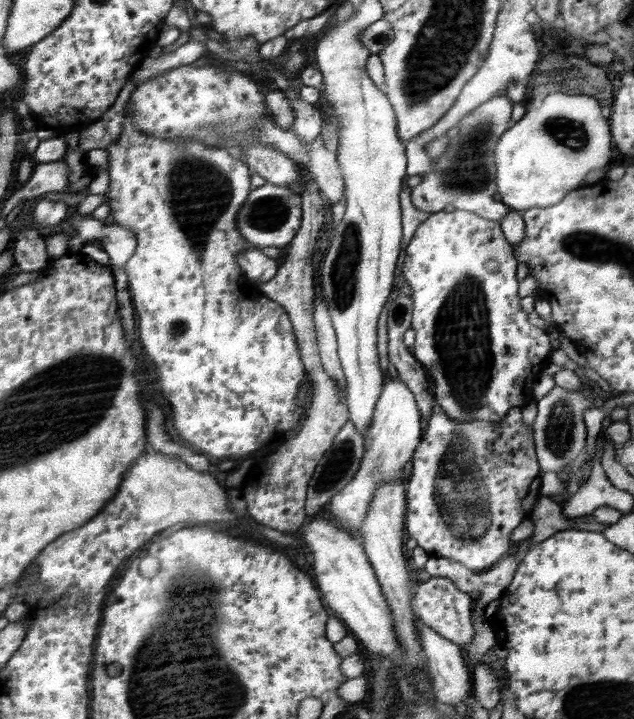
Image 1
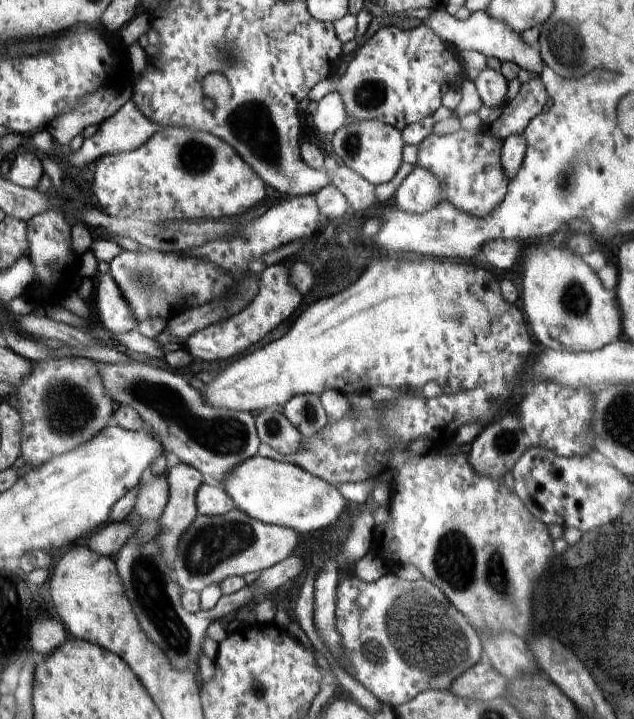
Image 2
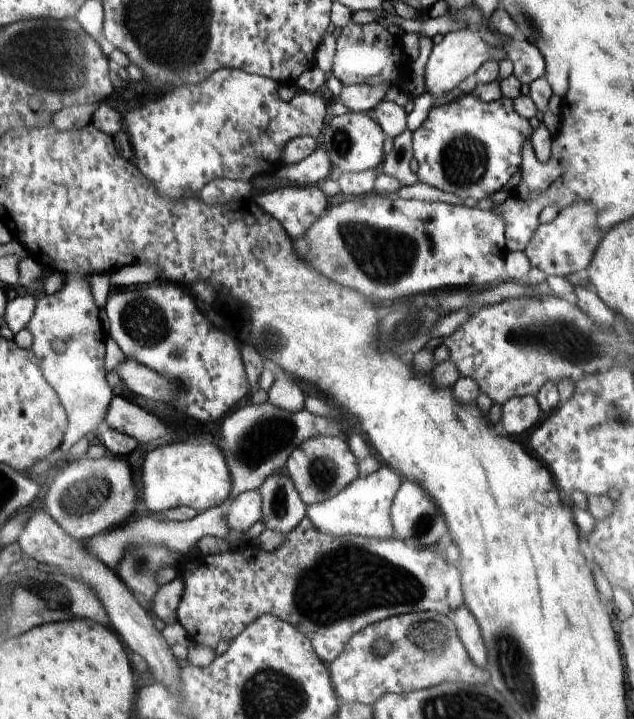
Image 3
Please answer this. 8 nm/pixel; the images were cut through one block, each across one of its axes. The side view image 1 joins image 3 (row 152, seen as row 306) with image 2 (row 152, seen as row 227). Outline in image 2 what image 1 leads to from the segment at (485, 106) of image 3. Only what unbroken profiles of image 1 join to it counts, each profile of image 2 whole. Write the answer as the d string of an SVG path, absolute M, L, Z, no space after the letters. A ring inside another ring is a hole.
M483 124L478 133L463 128L441 136L432 132L417 148L415 165L430 170L441 180L446 199L462 212L484 218L499 208L506 198L510 180L503 168L503 142L488 134L488 125Z

